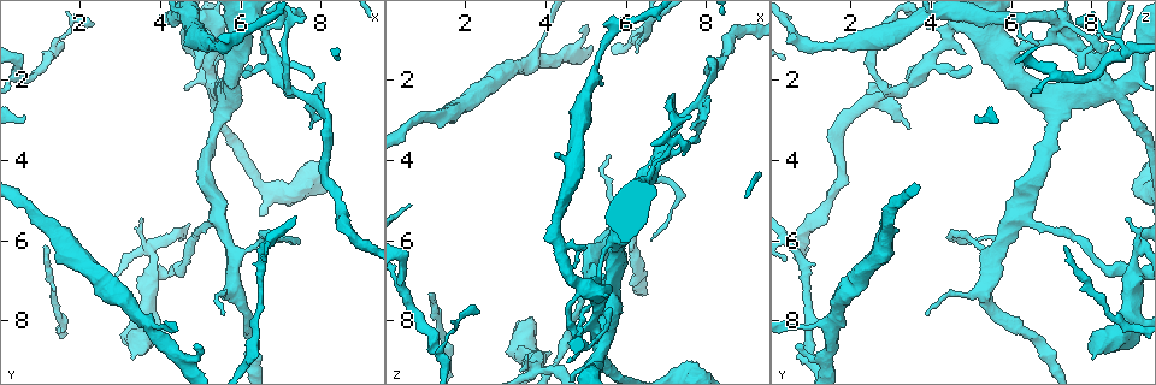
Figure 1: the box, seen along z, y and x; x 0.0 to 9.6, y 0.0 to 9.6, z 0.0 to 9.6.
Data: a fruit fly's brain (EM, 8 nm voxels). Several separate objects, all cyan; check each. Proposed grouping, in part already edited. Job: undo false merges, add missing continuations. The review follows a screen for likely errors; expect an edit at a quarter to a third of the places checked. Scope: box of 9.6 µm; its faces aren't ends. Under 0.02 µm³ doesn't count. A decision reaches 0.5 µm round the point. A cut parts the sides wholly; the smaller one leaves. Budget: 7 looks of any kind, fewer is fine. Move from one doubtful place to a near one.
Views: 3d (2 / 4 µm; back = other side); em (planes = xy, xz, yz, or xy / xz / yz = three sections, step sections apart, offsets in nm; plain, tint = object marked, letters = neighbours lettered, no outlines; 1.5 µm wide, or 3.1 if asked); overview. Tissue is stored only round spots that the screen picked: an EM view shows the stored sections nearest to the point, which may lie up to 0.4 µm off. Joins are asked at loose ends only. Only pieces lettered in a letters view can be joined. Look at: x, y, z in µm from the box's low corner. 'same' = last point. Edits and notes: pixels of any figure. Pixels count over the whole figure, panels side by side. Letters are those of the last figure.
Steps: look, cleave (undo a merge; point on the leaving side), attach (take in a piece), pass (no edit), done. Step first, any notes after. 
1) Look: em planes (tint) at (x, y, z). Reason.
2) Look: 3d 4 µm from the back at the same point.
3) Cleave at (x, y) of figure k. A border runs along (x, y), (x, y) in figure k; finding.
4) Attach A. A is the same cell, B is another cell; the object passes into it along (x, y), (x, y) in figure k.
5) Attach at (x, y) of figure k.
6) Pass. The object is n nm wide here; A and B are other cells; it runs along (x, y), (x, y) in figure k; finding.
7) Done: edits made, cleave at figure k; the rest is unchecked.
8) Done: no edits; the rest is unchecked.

Look: em planes (plain) at (1.30, 1.35, 8.75). Calibre changes.

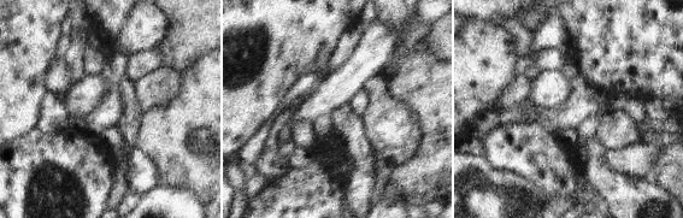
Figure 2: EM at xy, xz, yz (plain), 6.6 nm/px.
Look: em planes (tint) at the same point.

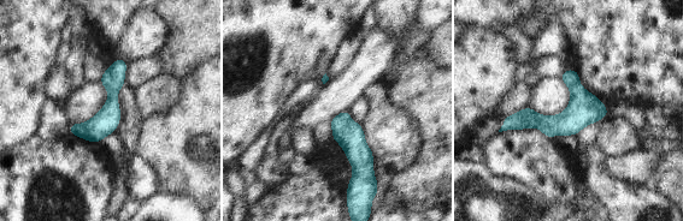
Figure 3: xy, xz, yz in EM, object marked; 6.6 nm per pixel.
Look: em planes (letters) at the same point. What lies round it.

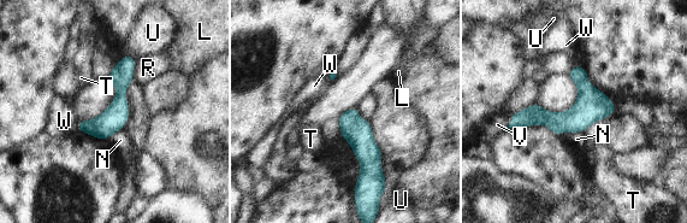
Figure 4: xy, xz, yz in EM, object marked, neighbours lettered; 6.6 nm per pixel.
Pass. The longest contact is with N, 170 nm; L, N, R, T, U, V and W are other cells; continuous, no second neuron.

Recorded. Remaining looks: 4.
Look: em xy step 4 (letters) at (4.90, 0.95, 8.60). Touches itself.

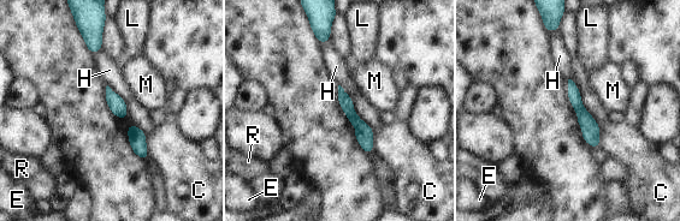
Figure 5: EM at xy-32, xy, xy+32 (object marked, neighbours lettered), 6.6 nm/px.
Cleave at (341, 93) of figure 5. C, E, H, L, M and R are other cells; a border runs along (346, 95), (338, 100) in figure 5; two neurons meet here.

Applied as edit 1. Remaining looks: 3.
Look: overview. See it whole again.

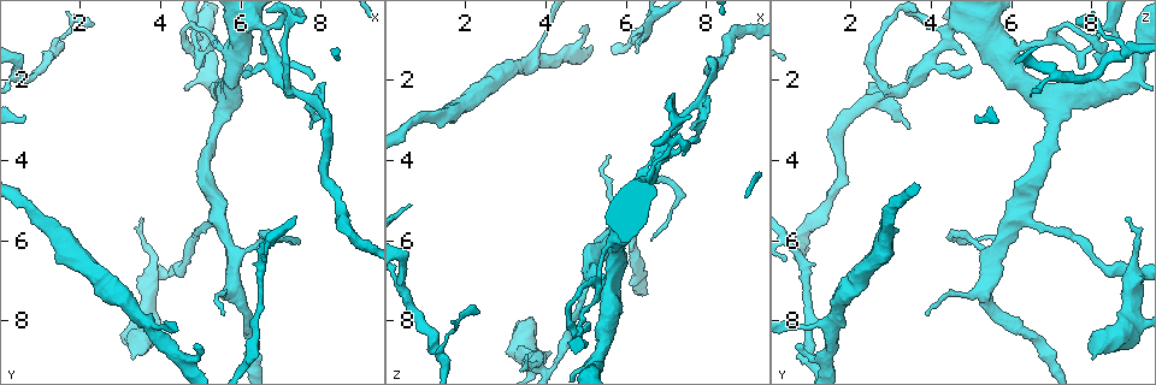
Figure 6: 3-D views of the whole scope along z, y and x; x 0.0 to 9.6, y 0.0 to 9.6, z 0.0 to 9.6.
Look: em planes (letters) at (3.35, 8.95, 8.00). Branch stops here.

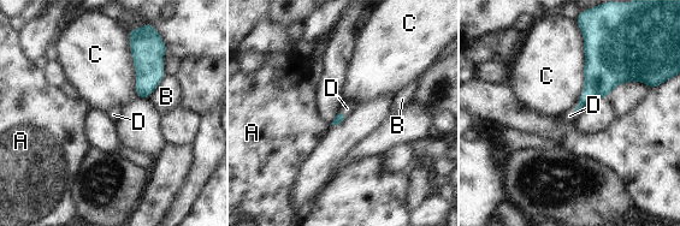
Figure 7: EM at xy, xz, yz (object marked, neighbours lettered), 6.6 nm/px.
Attach D. The longest contact is with C, 500 nm; D is the same cell, A, B and C are other cells; it goes on there.

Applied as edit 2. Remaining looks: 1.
Done: edits made, cleave at figure 5, attach at figure 7; the rest is unchecked.

